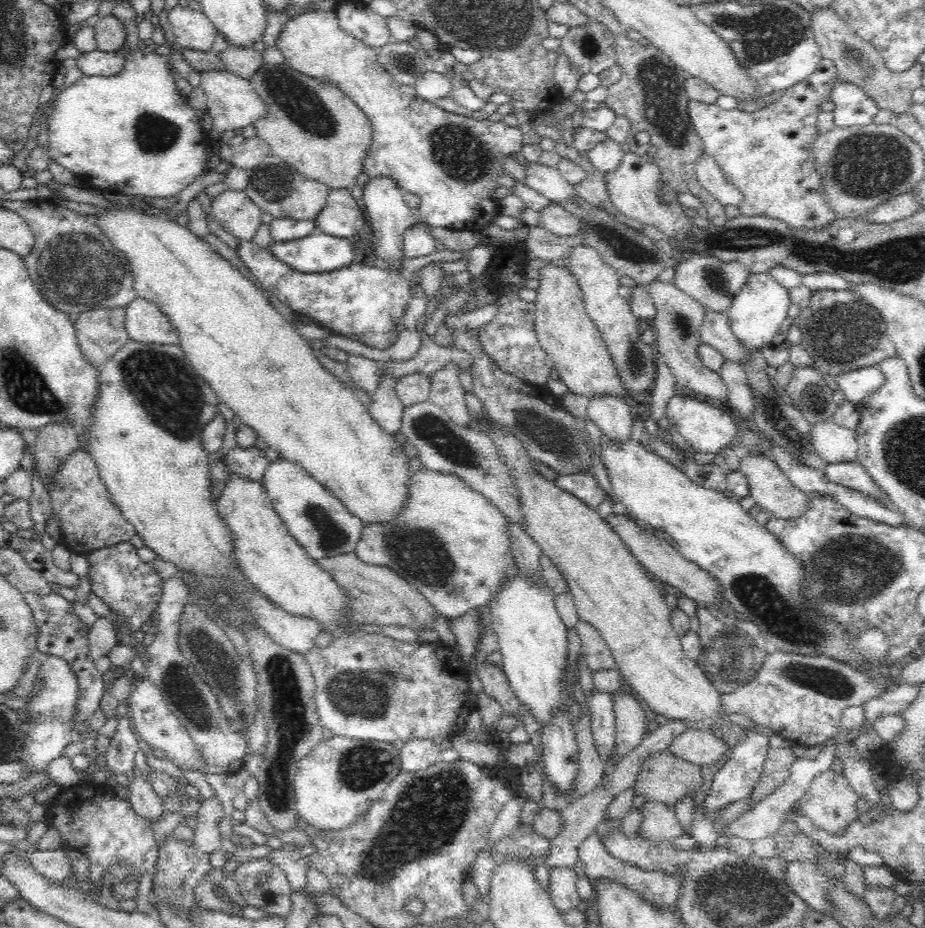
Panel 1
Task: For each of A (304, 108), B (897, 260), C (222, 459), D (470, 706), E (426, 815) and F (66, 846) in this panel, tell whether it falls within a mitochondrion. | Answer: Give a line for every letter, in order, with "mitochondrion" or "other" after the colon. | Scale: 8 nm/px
A: mitochondrion
B: mitochondrion
C: other
D: other
E: mitochondrion
F: other

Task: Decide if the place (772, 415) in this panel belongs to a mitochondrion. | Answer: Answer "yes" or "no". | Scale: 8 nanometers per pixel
yes

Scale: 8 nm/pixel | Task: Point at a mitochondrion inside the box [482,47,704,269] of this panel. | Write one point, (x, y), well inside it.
(659, 84)

